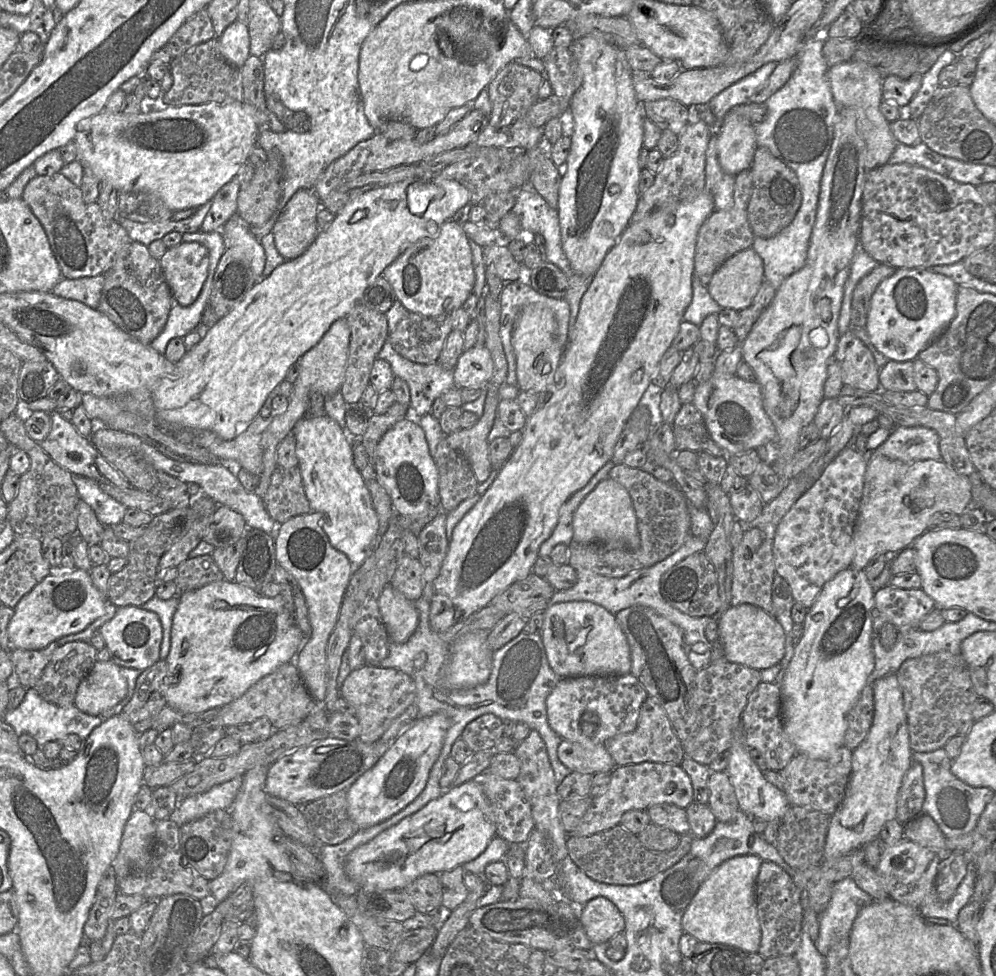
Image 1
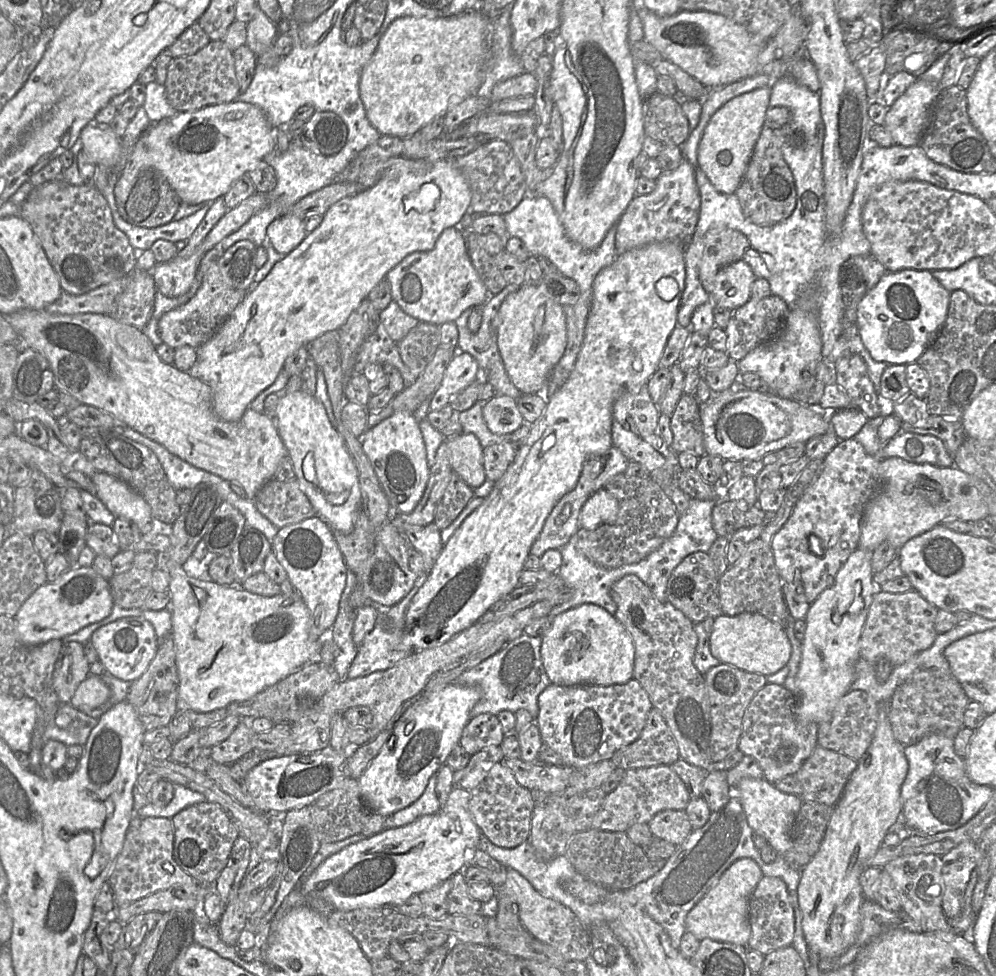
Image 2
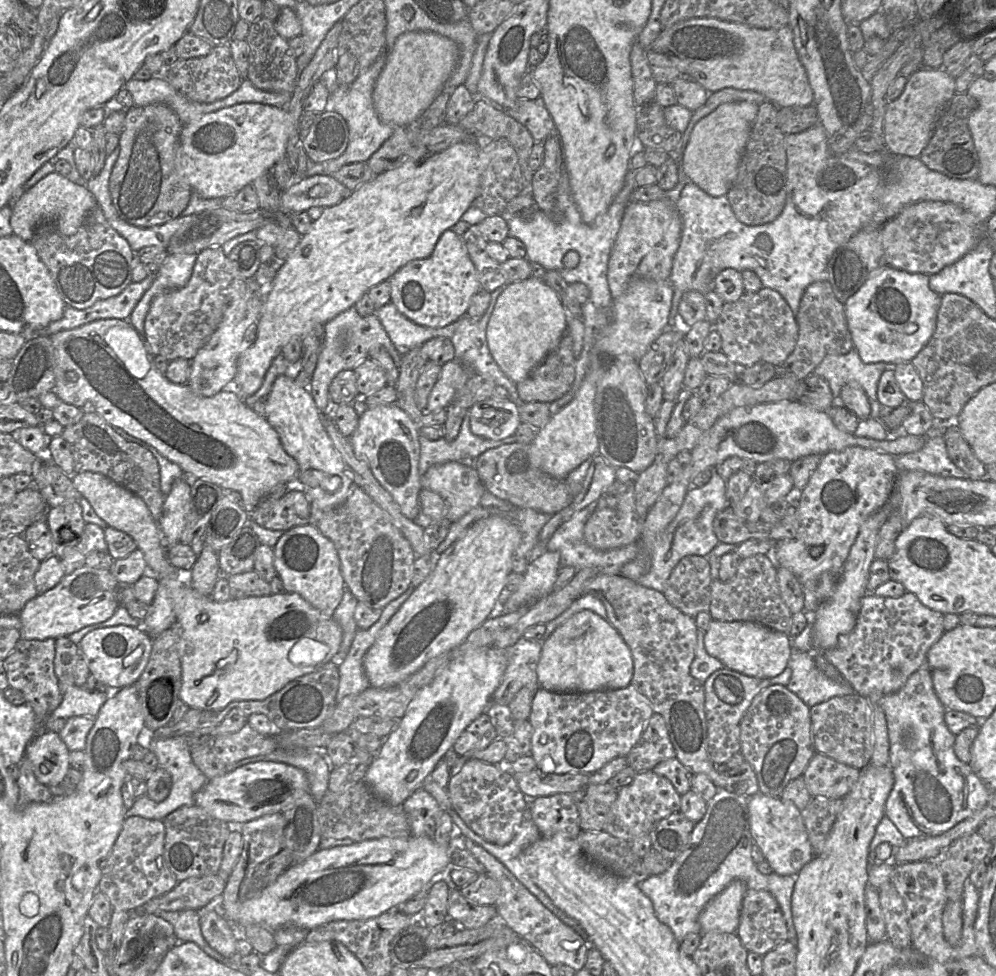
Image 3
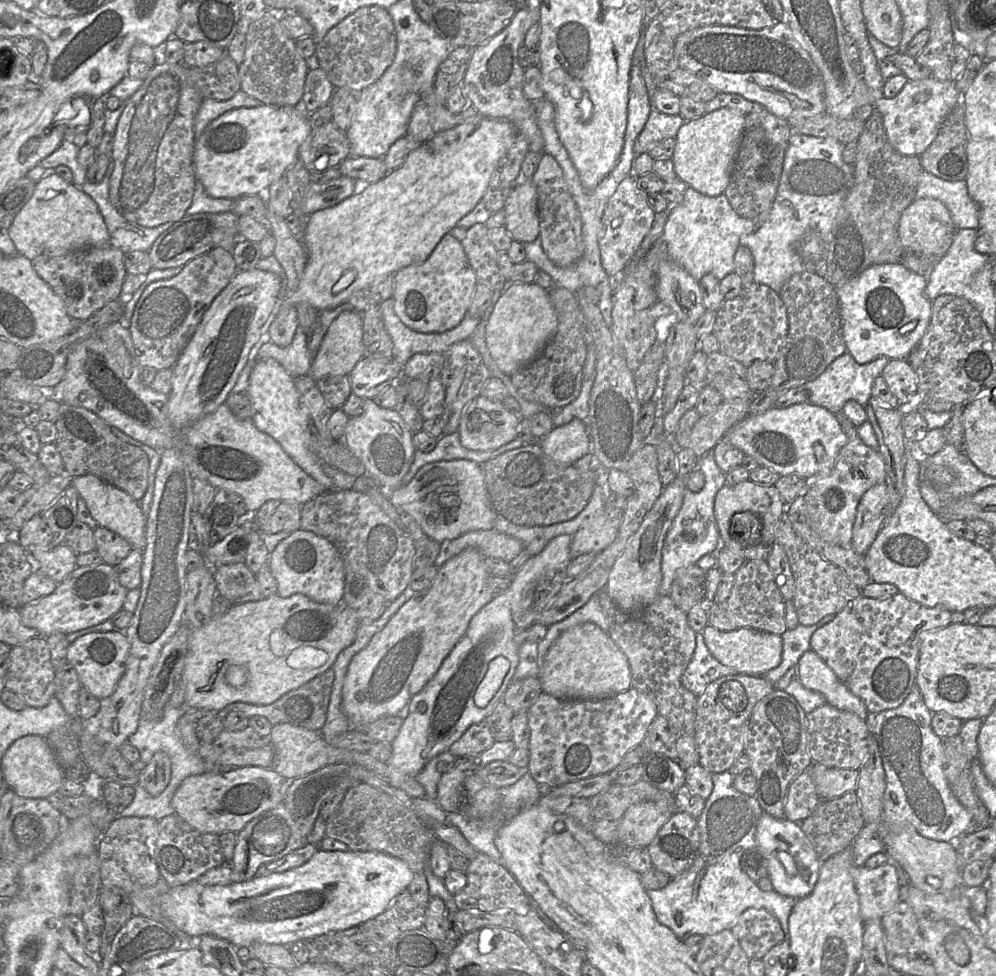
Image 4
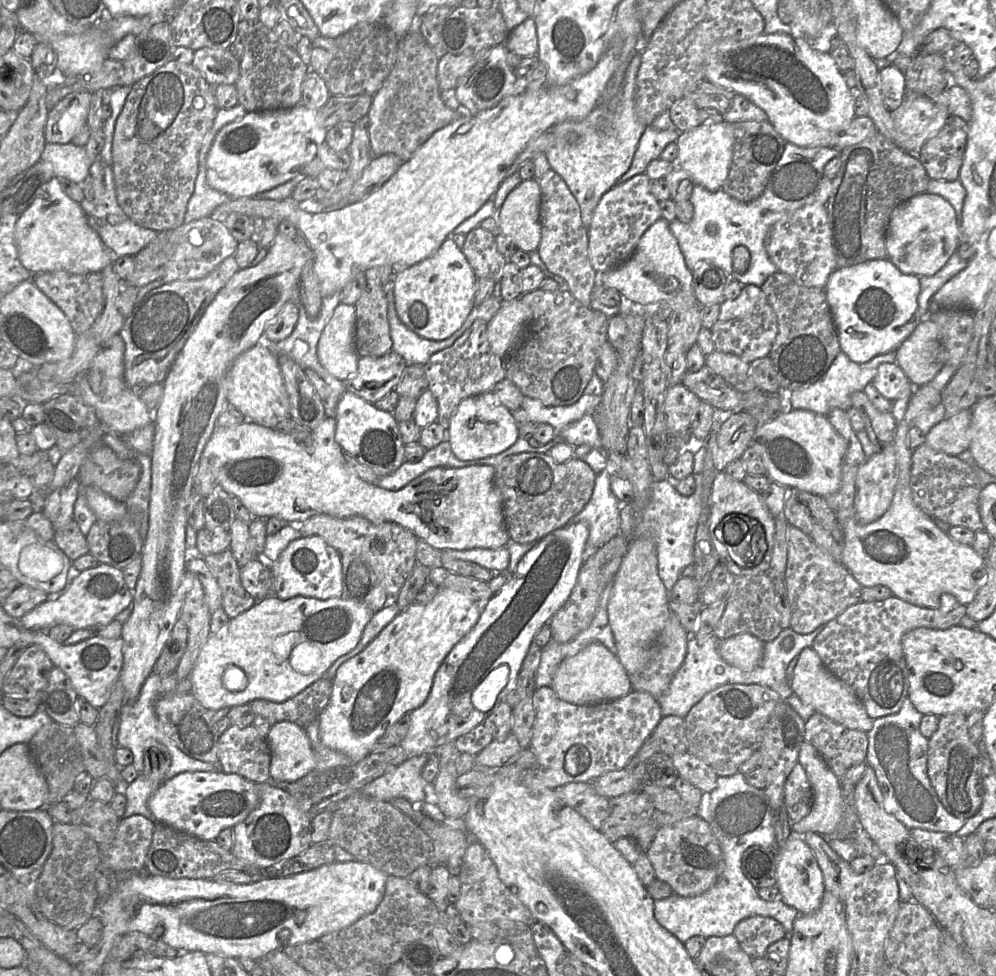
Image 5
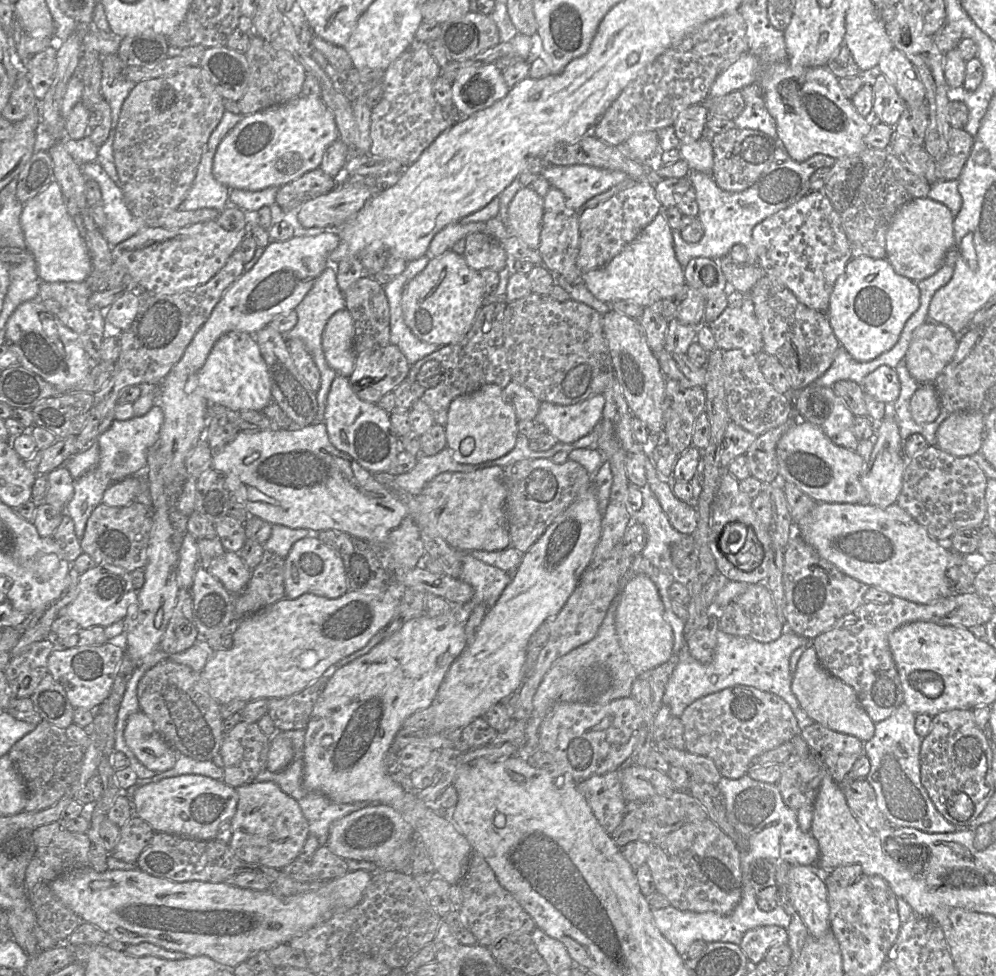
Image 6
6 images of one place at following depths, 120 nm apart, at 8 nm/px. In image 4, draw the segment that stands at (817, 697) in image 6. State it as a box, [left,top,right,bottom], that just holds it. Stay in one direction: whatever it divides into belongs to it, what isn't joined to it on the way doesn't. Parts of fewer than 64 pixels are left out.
[797,650,869,719]

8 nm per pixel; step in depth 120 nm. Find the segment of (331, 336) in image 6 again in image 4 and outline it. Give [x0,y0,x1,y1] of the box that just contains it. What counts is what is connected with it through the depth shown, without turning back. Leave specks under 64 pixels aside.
[307,309,364,381]

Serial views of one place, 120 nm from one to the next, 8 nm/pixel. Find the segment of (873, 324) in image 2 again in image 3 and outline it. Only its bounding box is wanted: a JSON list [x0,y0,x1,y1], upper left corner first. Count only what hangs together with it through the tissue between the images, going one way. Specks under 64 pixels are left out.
[844,266,941,365]

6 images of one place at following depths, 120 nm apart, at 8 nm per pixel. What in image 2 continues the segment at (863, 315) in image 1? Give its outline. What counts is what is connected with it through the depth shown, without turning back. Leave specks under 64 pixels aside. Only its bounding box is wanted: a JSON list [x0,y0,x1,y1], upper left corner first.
[840,255,887,323]

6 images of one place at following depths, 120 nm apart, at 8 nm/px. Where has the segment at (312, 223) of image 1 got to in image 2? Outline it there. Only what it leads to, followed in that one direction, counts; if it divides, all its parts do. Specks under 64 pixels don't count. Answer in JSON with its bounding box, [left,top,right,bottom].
[266,213,309,255]

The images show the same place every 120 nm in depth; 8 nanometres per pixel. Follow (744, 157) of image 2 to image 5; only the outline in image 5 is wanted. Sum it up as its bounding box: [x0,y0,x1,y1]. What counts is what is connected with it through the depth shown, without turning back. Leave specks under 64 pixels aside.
[675,121,734,191]

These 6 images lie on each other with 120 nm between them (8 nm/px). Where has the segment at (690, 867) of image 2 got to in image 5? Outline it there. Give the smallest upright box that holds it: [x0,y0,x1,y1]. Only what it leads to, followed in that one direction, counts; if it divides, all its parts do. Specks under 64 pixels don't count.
[654,772,800,942]

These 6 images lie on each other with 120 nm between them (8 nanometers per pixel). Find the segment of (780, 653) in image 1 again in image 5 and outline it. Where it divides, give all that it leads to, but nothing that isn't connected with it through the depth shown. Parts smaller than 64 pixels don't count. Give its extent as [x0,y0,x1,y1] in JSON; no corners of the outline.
[718,633,765,671]

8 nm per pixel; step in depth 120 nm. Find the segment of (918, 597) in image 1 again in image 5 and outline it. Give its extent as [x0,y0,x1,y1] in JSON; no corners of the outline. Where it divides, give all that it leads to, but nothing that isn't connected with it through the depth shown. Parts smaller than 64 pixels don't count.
[813,596,967,718]

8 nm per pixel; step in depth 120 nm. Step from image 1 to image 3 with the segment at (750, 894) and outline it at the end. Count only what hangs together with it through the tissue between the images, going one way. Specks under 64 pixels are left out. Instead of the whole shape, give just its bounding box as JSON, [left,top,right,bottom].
[699,881,747,933]

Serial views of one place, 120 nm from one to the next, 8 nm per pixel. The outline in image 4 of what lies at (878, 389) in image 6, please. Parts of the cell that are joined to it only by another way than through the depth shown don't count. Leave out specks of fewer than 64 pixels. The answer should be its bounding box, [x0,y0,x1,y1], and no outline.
[881,359,918,404]

